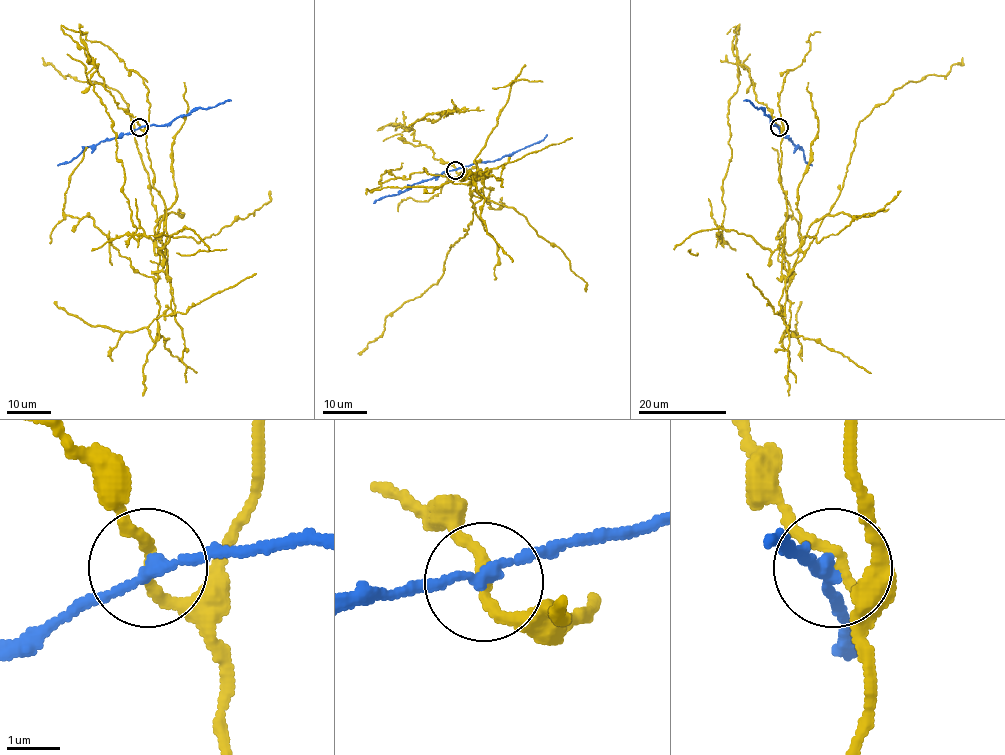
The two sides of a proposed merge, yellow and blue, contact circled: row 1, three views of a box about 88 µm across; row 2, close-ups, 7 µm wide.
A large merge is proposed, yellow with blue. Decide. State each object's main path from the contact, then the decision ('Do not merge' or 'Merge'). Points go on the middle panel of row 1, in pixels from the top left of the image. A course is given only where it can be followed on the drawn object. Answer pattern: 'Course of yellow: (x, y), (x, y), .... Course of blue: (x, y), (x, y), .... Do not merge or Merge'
Course of yellow: (456, 170), (482, 177), (471, 182), (473, 219), (436, 284), (395, 309), (358, 353). Course of blue: (456, 170), (477, 162), (493, 161), (539, 142), (547, 134). Do not merge

